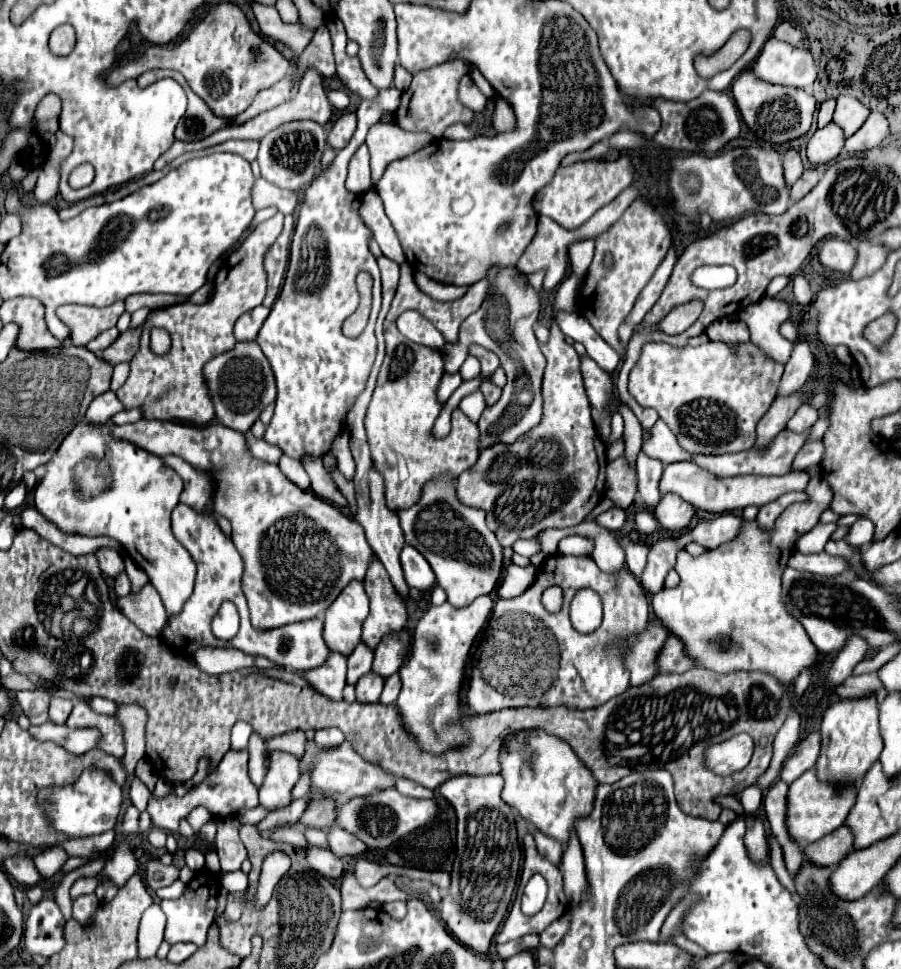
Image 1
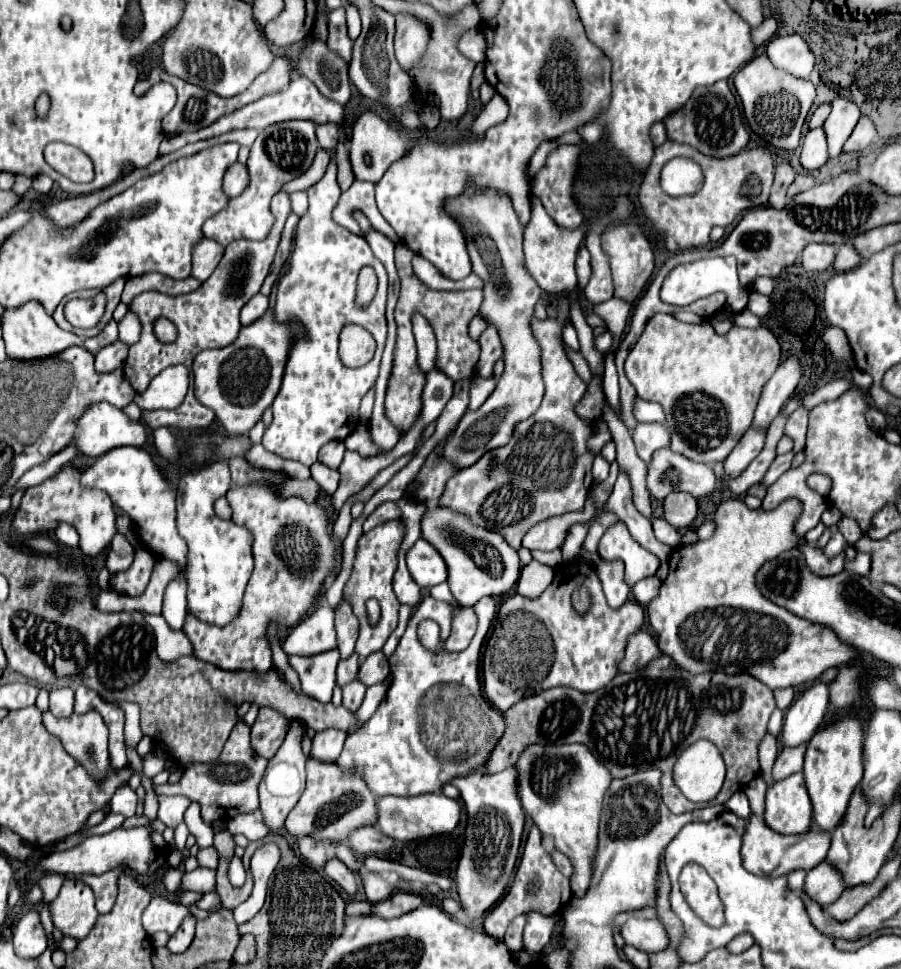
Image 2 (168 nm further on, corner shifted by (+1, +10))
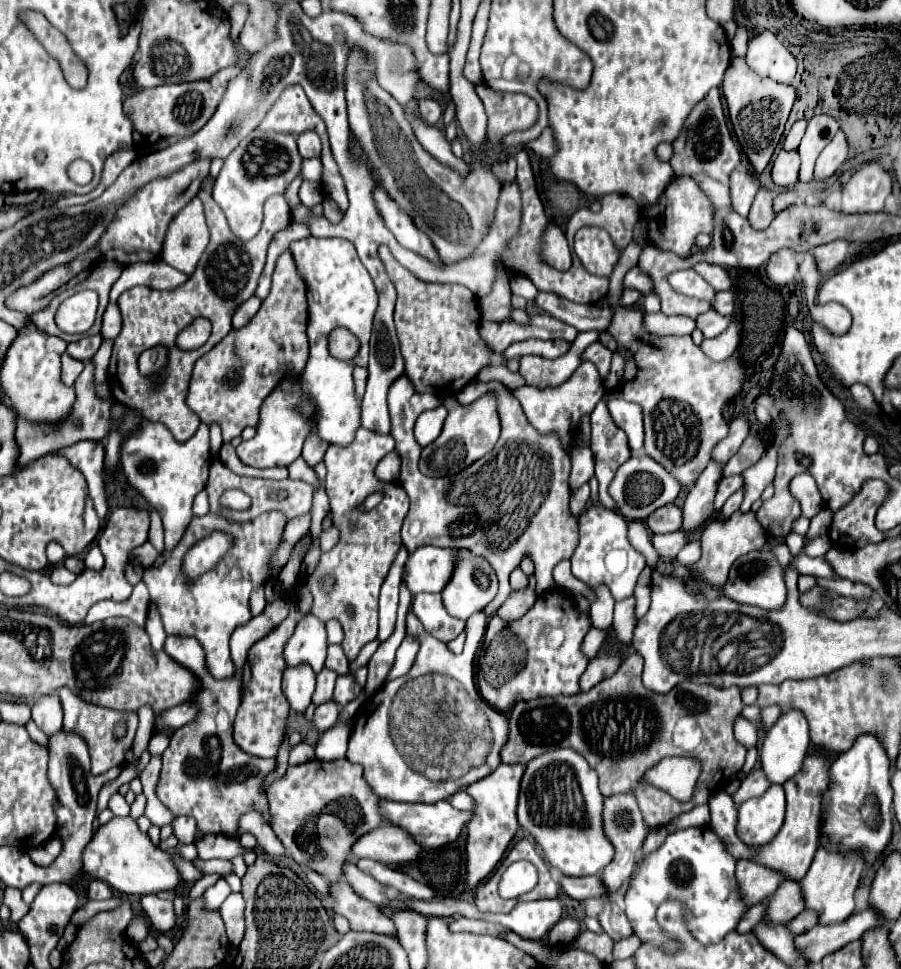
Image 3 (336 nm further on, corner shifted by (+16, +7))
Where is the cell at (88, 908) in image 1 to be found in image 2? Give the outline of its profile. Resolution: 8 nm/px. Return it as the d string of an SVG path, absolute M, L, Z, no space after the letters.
M79 880L63 884L59 896L51 904L51 910L53 924L71 938L85 938L99 916L93 890Z

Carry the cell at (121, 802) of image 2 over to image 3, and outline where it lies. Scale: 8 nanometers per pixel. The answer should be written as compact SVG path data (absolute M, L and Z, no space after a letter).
M114 793L114 795L110 797L110 805L108 805L108 807L110 807L112 813L118 815L118 817L126 817L126 815L130 813L130 805L124 801L124 797L122 797L120 793Z

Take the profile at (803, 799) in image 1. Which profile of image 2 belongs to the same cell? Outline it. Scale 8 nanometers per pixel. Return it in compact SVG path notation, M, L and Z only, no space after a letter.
M801 772L769 786L765 822L779 834L803 834L811 830L811 798L807 796Z

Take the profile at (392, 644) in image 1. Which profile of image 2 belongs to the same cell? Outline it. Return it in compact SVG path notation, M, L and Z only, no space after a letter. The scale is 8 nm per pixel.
M381 650L367 656L359 668L359 678L367 686L373 686L373 684L385 680L387 676L389 676L389 660Z

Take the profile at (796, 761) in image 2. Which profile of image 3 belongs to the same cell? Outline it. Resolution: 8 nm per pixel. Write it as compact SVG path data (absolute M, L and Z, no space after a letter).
M754 769L754 771L750 771L750 773L744 777L740 789L732 795L732 799L734 799L736 805L742 805L744 801L748 801L748 799L752 799L752 797L764 795L768 787L770 787L770 783L768 783L766 775L762 773L762 769Z

